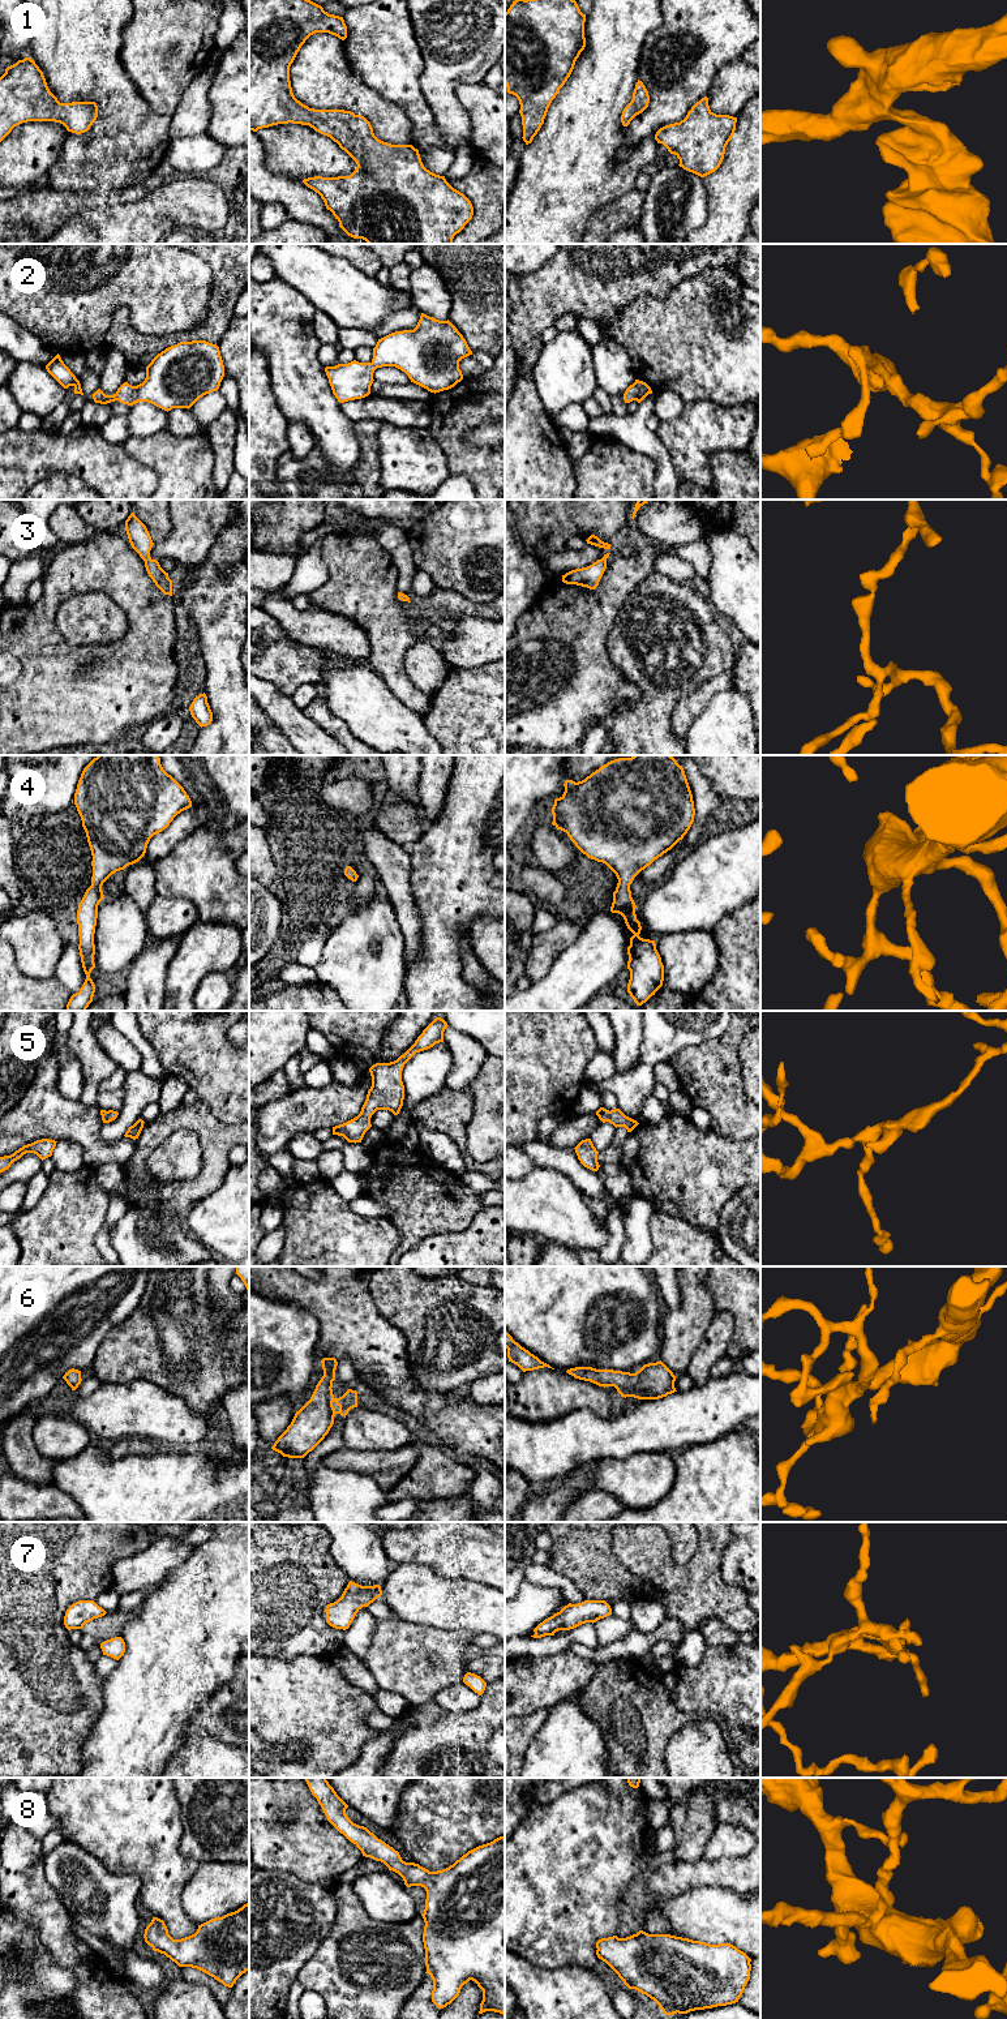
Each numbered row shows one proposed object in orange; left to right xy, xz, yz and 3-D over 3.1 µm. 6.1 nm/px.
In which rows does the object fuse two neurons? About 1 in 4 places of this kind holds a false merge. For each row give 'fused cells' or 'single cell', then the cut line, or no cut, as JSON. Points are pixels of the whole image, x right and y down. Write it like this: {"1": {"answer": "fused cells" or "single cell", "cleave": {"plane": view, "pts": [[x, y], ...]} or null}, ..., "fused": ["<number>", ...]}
{"1": {"answer": "single cell", "cleave": null}, "2": {"answer": "single cell", "cleave": null}, "3": {"answer": "single cell", "cleave": null}, "4": {"answer": "single cell", "cleave": null}, "5": {"answer": "single cell", "cleave": null}, "6": {"answer": "single cell", "cleave": null}, "7": {"answer": "single cell", "cleave": null}, "8": {"answer": "single cell", "cleave": null}, "fused": []}

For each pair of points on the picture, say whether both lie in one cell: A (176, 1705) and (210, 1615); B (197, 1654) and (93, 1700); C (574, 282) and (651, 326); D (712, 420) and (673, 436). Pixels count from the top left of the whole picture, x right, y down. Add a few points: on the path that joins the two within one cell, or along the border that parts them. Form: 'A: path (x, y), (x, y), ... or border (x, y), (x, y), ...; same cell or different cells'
A: path (176, 1683), (176, 1657), (188, 1637); same cell
B: border (105, 1679), (103, 1711), (94, 1723); different cells
C: border (648, 295), (620, 309), (611, 324), (598, 325); different cells
D: path (703, 428), (694, 436), (682, 436); same cell

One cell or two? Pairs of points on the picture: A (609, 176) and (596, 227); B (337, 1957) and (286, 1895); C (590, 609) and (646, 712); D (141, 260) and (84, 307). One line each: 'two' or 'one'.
A: two
B: two
C: two
D: one

